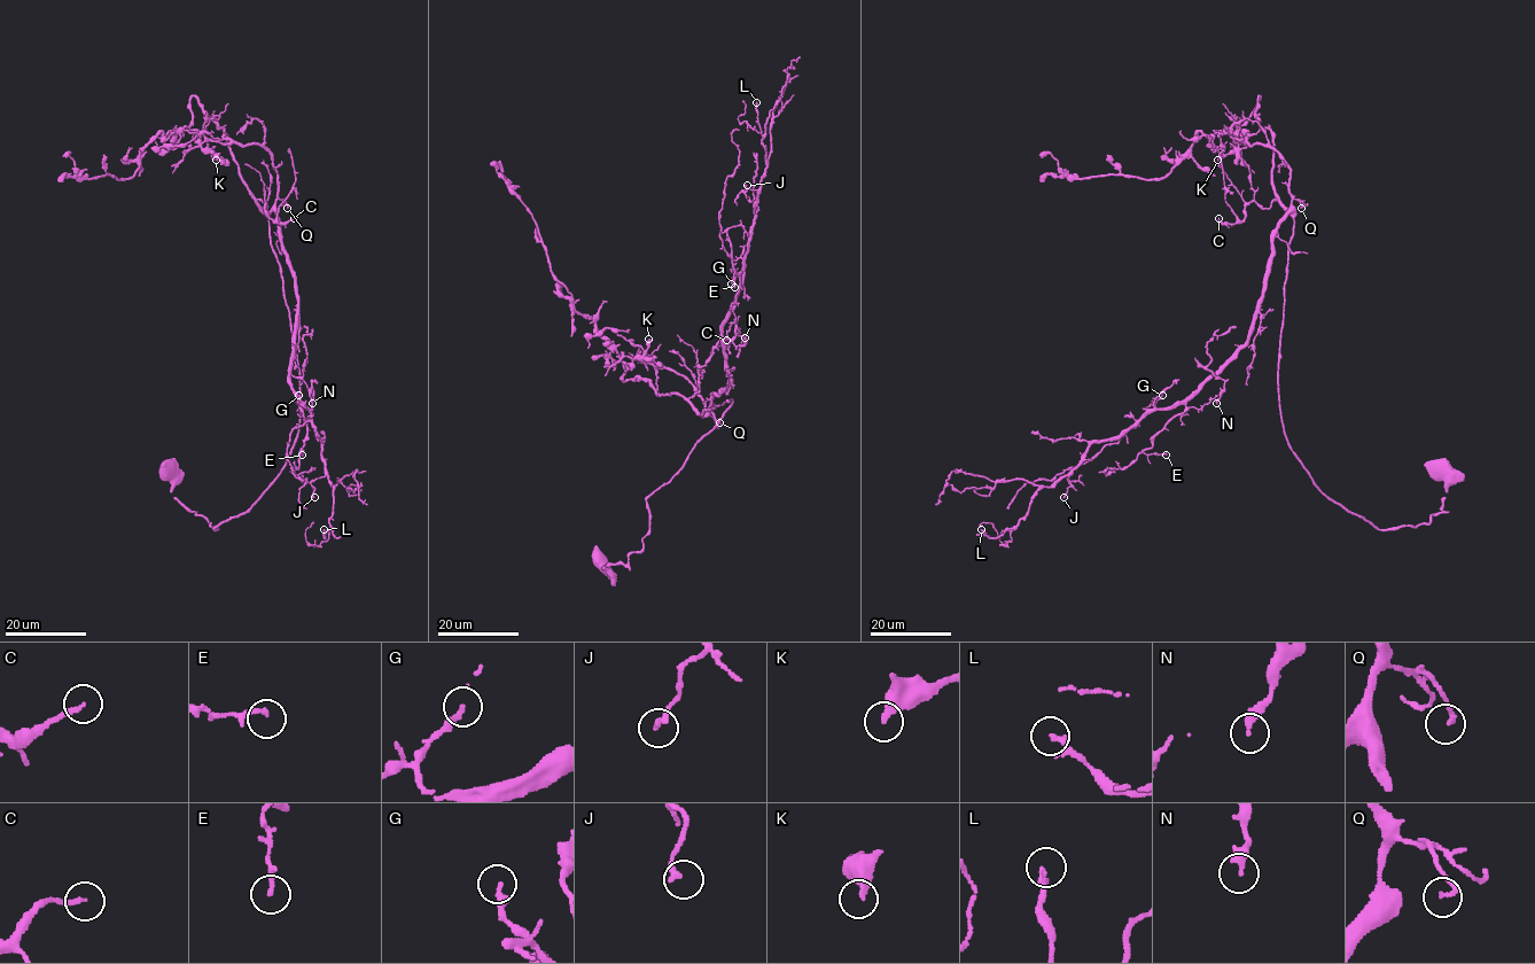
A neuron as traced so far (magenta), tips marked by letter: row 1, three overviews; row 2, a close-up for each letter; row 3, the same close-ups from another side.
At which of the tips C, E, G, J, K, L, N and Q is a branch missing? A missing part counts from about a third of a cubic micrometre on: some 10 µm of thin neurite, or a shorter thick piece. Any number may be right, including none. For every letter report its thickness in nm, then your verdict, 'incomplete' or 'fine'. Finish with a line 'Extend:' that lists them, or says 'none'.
C: 170 nm thick; fine
E: 150 nm thick; fine
G: 280 nm thick; fine
J: 220 nm thick; fine
K: 400 nm thick; incomplete
L: 150 nm thick; fine
N: 300 nm thick; fine
Q: 160 nm thick; fine
Extend: K

